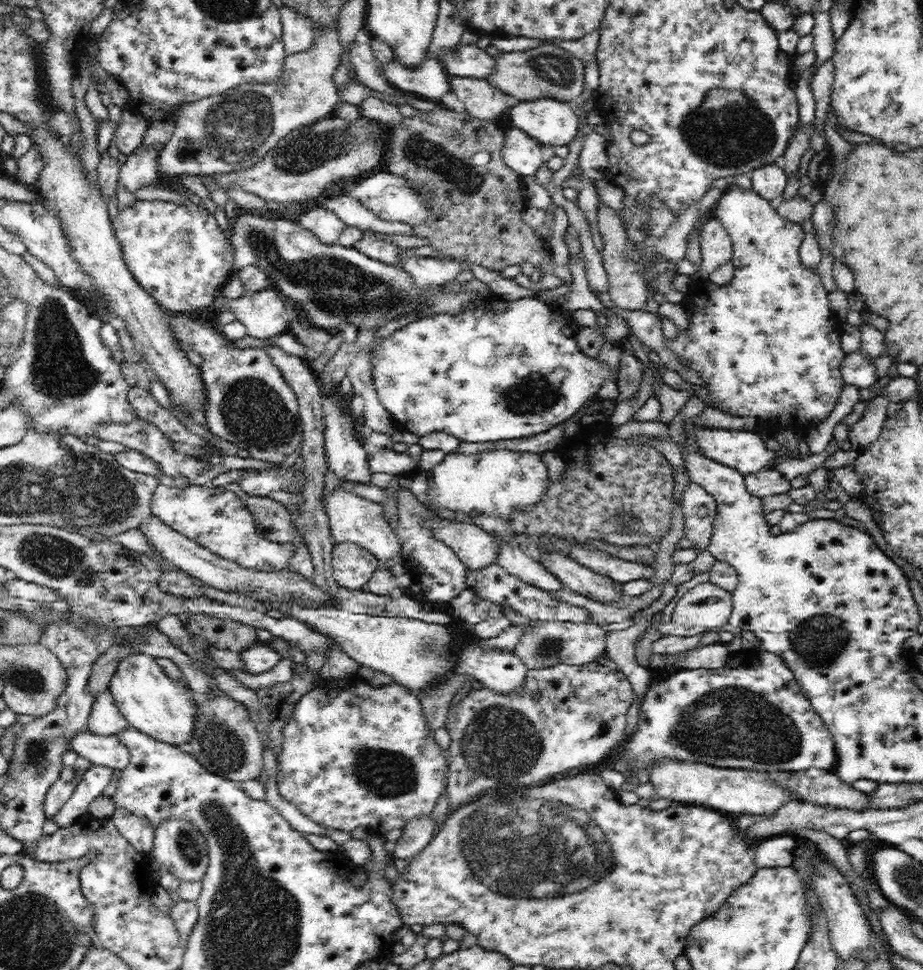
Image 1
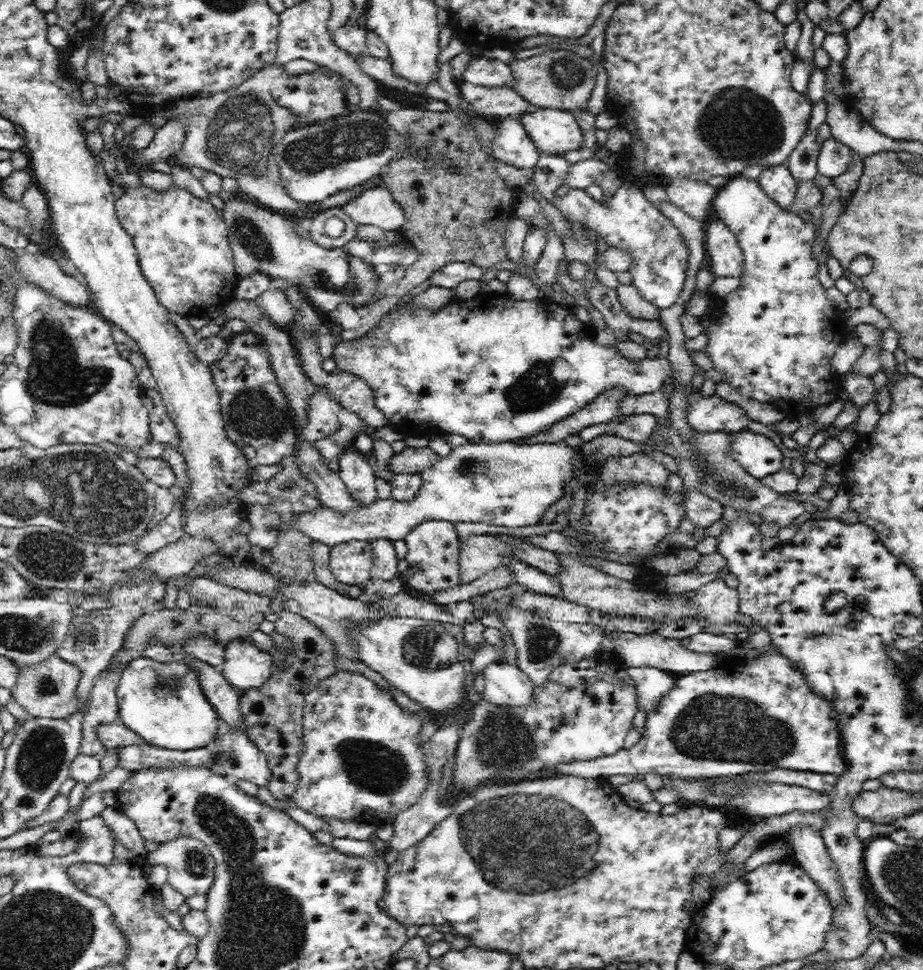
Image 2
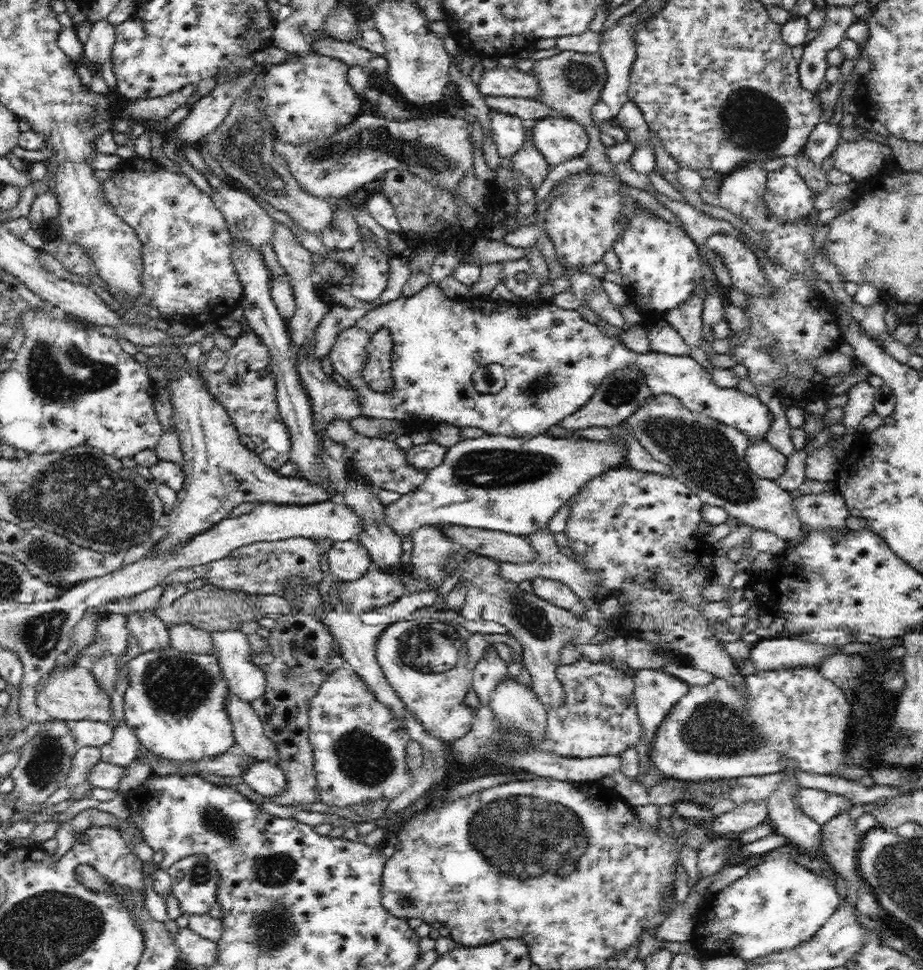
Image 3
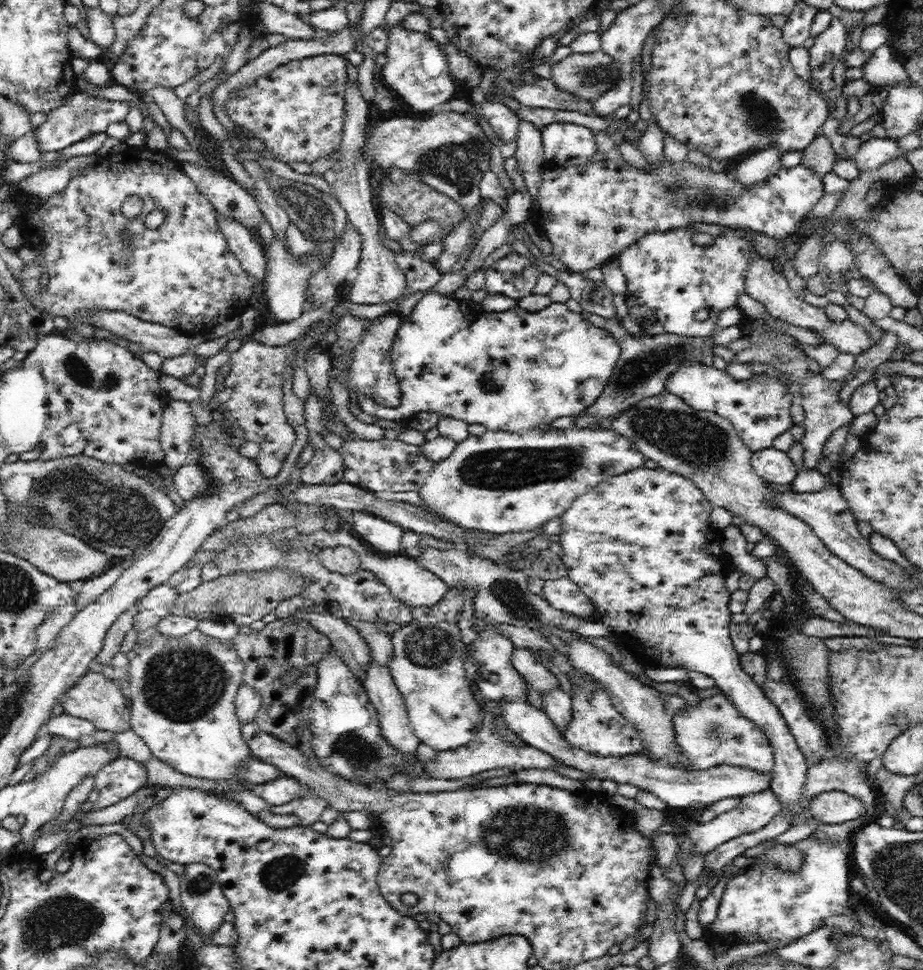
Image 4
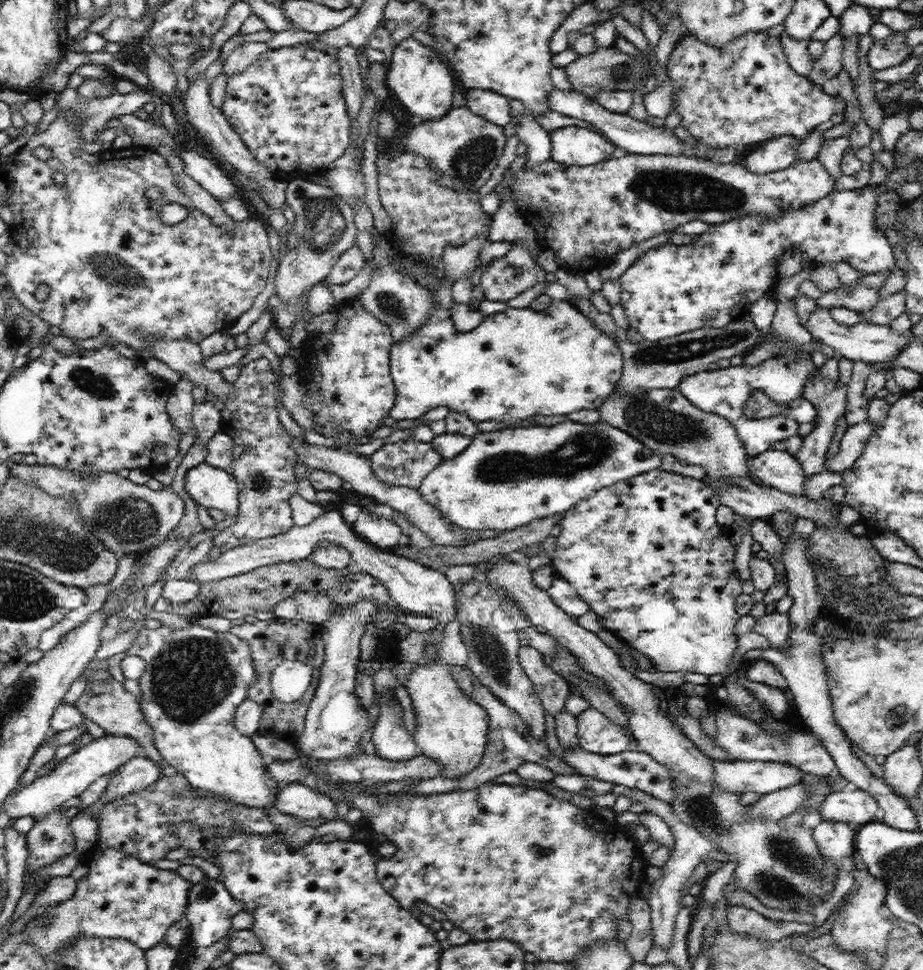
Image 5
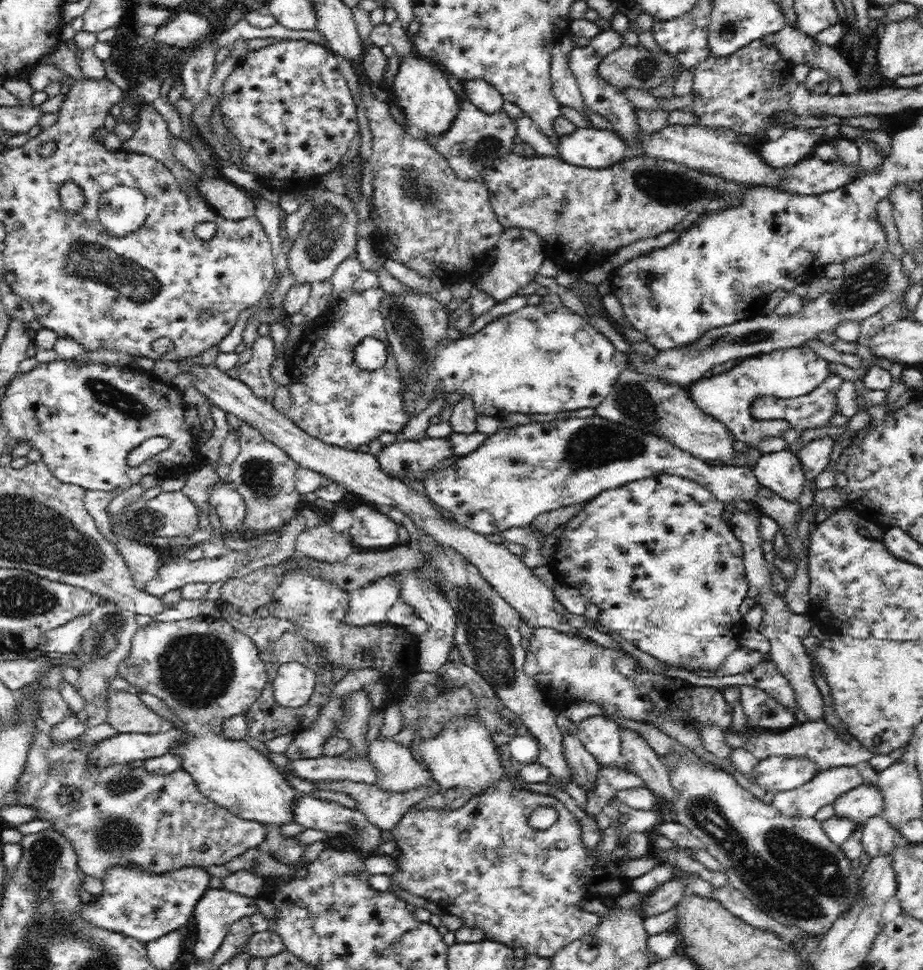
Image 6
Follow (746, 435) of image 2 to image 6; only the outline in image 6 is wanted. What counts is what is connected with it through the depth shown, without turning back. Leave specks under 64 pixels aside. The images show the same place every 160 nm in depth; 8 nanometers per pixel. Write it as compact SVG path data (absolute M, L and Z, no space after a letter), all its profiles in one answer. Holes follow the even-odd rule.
M786 449L763 454L753 466L753 471L759 484L770 487L787 501L796 501L806 486L799 456Z

